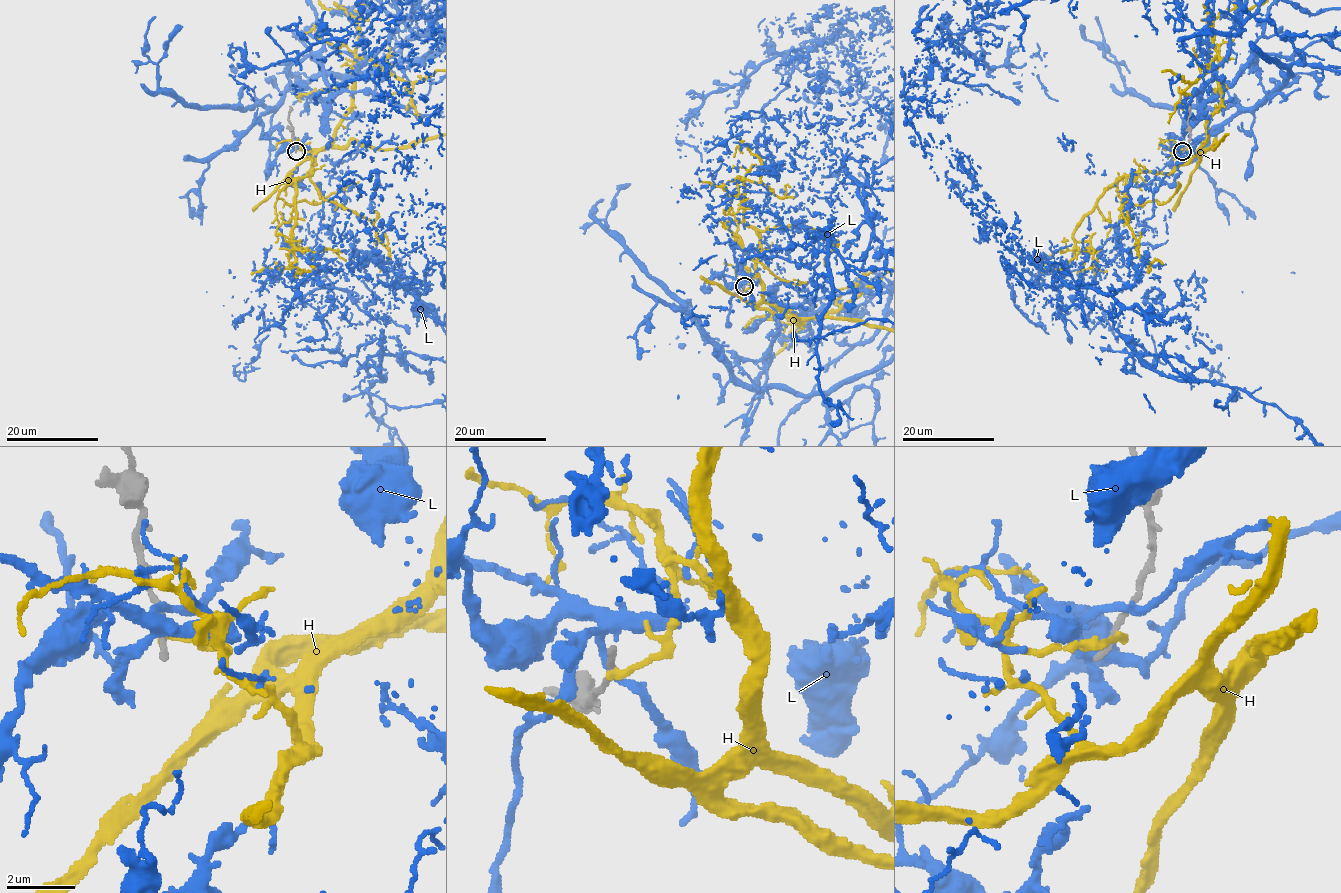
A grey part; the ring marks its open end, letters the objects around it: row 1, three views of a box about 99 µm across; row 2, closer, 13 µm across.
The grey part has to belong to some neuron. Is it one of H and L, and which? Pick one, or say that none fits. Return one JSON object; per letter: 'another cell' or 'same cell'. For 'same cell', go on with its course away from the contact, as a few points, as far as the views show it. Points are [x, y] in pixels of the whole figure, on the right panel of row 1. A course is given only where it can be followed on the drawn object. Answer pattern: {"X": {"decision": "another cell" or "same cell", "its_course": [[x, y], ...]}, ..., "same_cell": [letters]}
{"H": {"decision": "another cell"}, "L": {"decision": "another cell"}, "same_cell": []}

